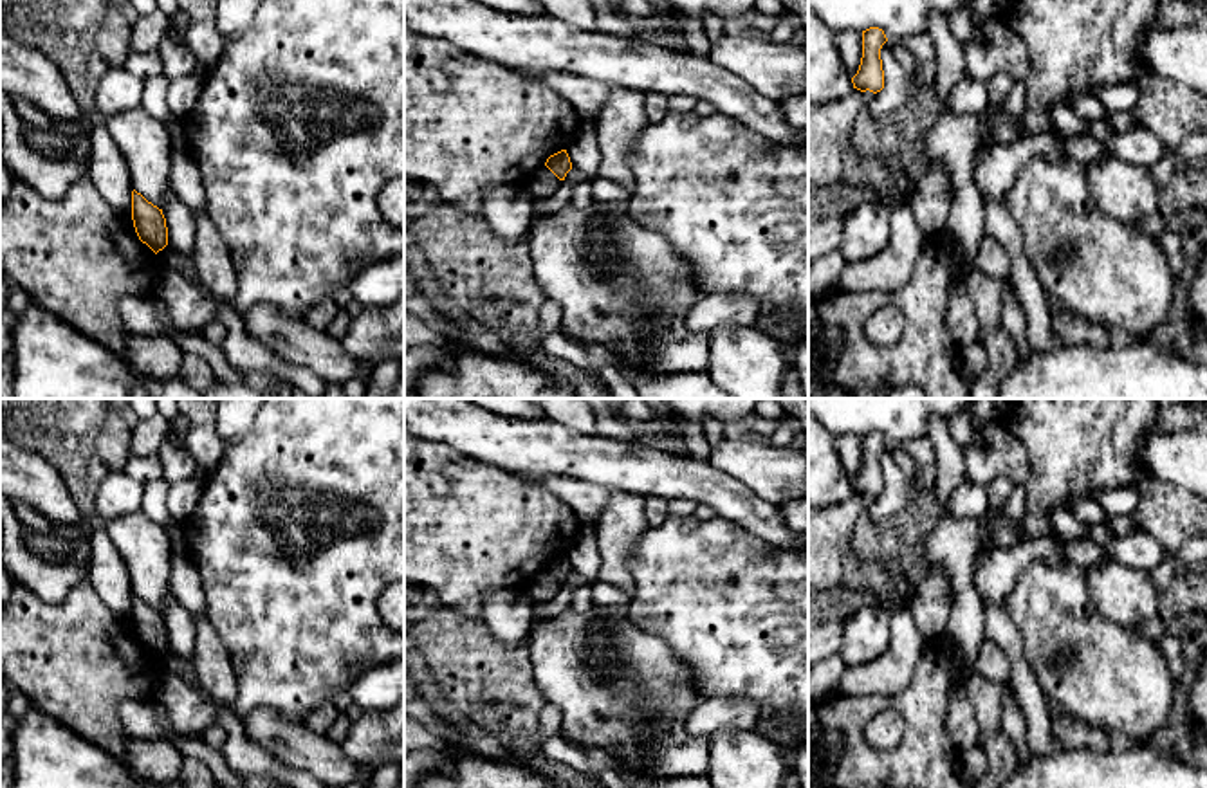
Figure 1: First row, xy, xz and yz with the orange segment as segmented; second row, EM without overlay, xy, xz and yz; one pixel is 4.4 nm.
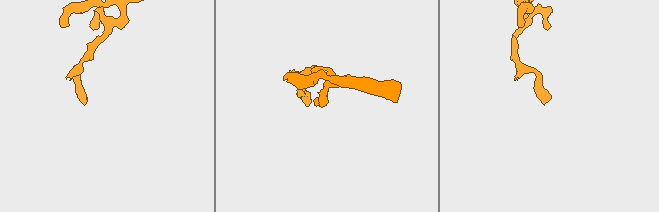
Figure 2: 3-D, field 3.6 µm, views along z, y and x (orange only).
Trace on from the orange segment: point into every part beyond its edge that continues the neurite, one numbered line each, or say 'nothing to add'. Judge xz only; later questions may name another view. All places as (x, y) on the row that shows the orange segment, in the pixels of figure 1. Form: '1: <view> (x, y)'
nothing to add

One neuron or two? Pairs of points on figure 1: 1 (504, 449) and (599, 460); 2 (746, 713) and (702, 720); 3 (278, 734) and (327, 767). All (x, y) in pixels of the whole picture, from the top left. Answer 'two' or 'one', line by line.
1: one
2: one
3: one

